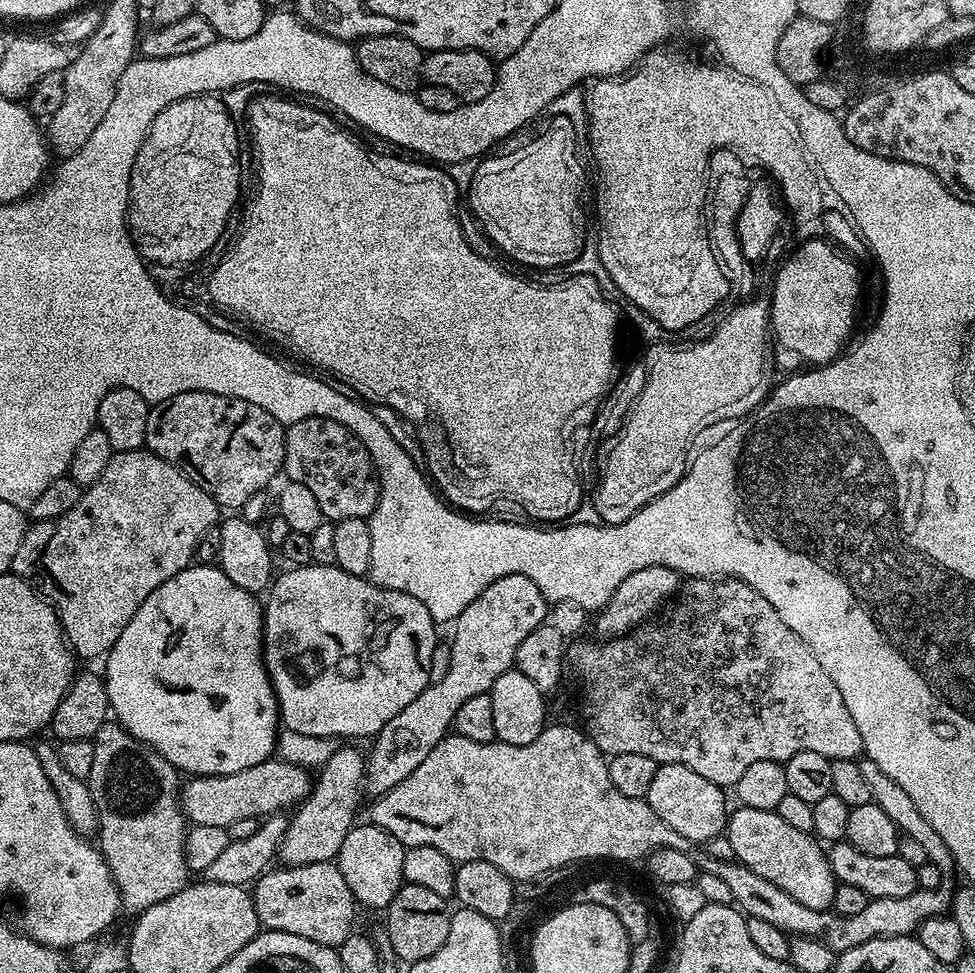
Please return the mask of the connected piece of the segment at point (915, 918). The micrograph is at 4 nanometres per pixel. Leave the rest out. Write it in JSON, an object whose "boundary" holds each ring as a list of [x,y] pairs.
{"boundary":[[[706,854],[698,860],[700,872],[718,874],[724,879],[732,895],[732,904],[744,913],[745,917],[763,918],[764,921],[778,926],[778,930],[788,933],[789,937],[805,936],[811,940],[822,942],[831,952],[842,953],[854,950],[854,946],[862,946],[862,942],[870,942],[874,938],[894,938],[895,936],[911,936],[917,928],[926,922],[926,918],[943,916],[951,909],[954,884],[946,878],[934,890],[917,887],[914,894],[906,894],[906,898],[869,899],[868,905],[859,914],[839,916],[831,910],[814,910],[810,906],[802,906],[795,898],[790,898],[786,890],[774,886],[762,874],[754,874],[736,860],[718,862],[718,858],[710,858]]]}

